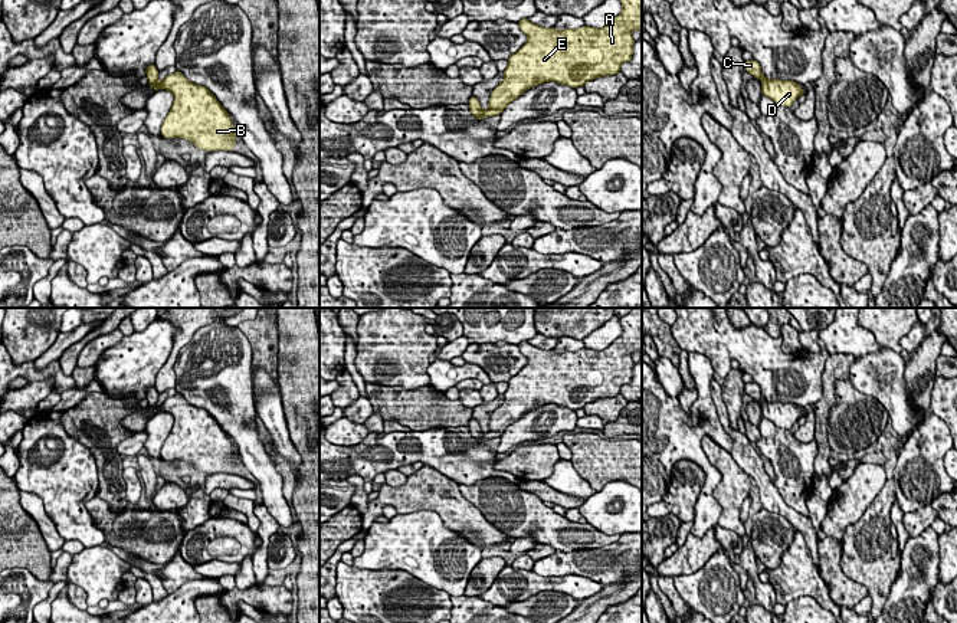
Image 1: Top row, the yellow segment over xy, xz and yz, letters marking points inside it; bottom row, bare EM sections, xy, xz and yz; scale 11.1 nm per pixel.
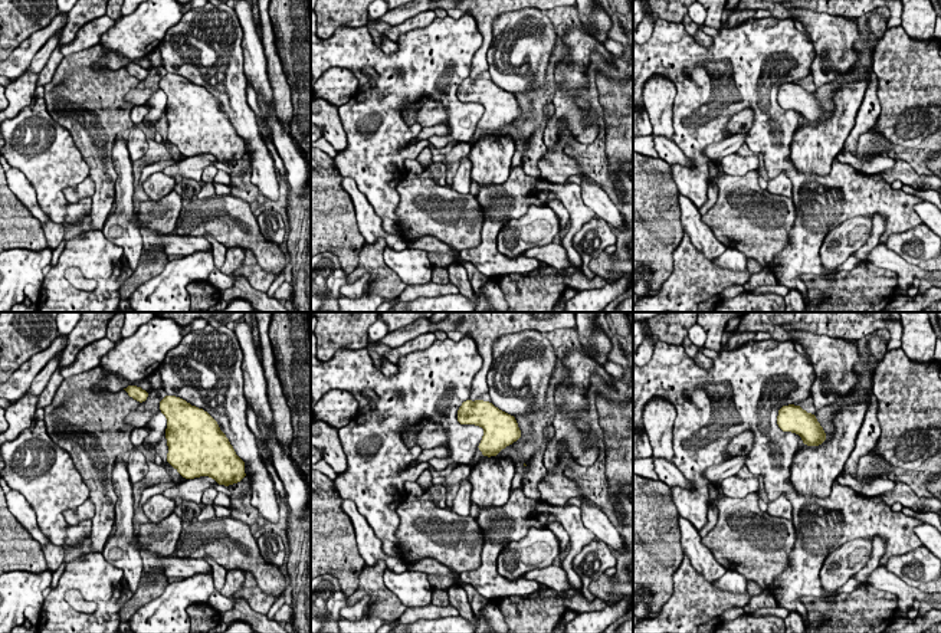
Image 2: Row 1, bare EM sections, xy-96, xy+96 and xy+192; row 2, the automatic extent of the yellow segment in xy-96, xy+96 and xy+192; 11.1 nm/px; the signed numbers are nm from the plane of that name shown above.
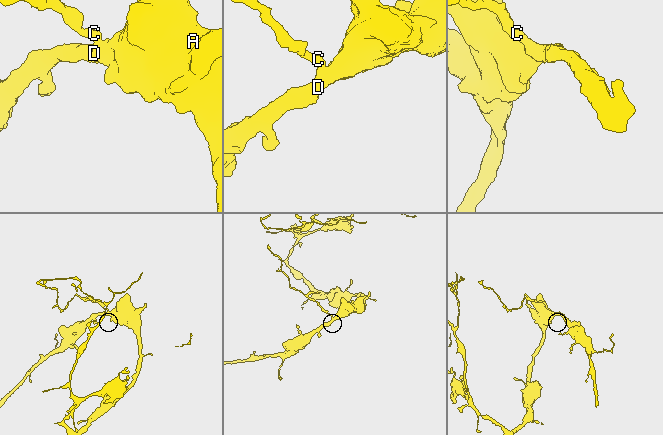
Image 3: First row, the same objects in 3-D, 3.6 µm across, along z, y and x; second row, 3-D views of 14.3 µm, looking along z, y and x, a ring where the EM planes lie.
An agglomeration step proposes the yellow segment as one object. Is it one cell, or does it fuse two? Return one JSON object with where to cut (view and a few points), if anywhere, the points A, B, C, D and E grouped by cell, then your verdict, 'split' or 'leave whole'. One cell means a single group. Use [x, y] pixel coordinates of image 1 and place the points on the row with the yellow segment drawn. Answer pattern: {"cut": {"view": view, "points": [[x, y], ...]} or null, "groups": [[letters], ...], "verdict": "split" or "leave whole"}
{"cut": null, "groups": [["A", "B", "C", "D", "E"]], "verdict": "leave whole"}

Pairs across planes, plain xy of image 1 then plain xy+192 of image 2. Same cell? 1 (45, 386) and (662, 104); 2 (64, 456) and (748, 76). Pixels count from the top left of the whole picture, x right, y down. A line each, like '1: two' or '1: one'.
1: one
2: one

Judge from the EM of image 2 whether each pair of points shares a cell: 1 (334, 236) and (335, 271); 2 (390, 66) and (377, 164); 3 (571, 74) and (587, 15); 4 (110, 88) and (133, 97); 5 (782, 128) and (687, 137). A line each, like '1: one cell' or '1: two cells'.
1: two cells
2: one cell
3: two cells
4: two cells
5: one cell

